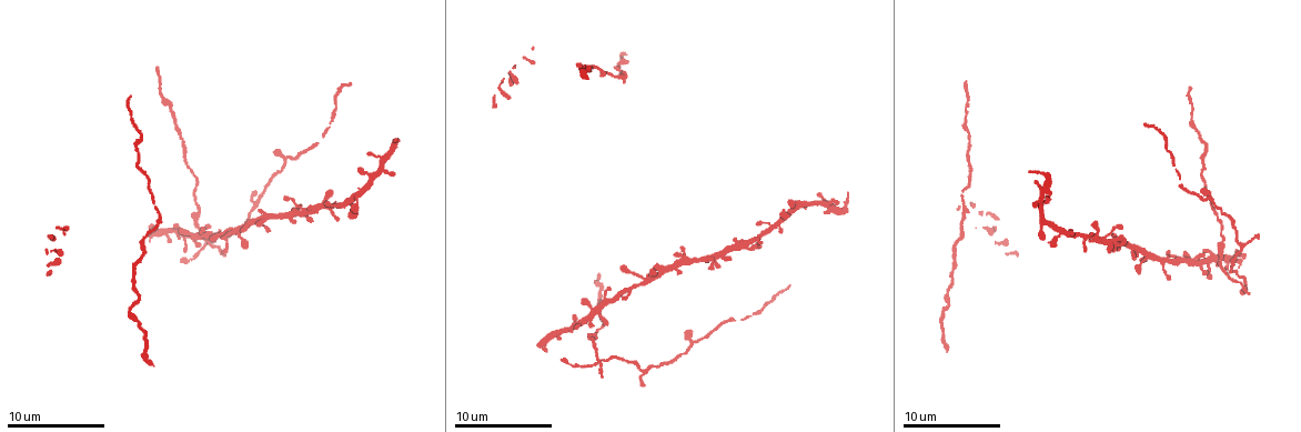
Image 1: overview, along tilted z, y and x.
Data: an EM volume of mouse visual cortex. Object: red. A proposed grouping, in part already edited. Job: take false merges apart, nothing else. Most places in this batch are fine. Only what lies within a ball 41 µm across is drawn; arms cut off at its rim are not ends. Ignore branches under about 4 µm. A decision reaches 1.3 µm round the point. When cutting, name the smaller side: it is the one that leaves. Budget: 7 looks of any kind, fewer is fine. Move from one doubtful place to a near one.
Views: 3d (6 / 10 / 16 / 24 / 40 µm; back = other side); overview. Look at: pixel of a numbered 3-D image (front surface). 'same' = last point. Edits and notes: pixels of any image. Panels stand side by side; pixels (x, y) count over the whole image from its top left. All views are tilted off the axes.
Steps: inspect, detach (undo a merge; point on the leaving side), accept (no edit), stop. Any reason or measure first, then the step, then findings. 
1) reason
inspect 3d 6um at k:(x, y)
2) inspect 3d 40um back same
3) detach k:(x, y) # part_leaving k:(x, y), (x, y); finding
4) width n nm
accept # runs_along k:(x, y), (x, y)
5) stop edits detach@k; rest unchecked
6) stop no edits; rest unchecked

calibre changes
inspect 3d 6um at 1:(970, 135)

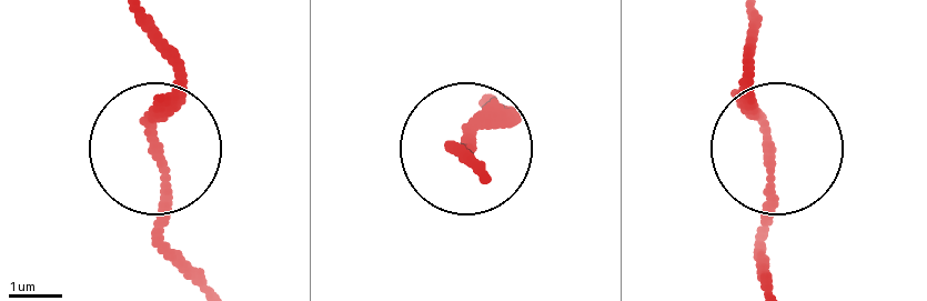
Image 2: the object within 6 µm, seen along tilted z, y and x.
accept # continuous, no second neuron

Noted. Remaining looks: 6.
three arms meet
inspect 3d 10um at 1:(264, 213)

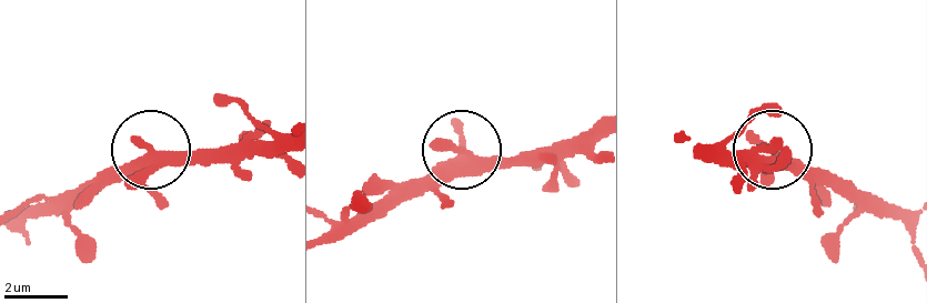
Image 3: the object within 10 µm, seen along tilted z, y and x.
arms 3
accept # runs_along 3:(69, 204), (112, 184), (155, 151), (254, 153); continuous, no second neuron

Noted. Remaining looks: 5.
three-way junction
inspect 3d 6um at 1:(745, 243)

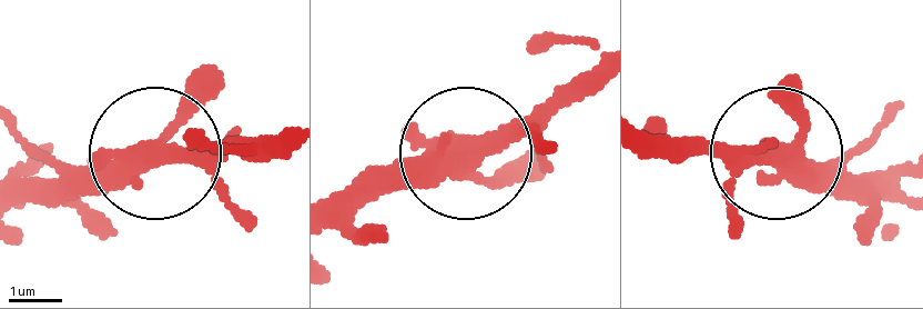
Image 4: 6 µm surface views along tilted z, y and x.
arms 3
accept # one neuron here

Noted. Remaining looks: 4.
four or more arms meet
inspect 3d 10um at 1:(644, 282)

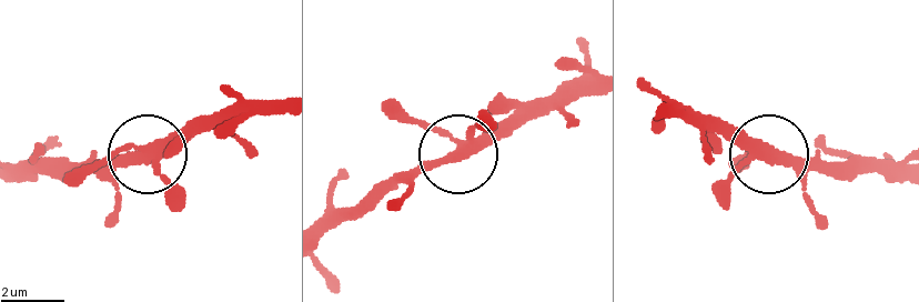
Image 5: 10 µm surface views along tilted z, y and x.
inspect 3d 10um back at 5:(457, 153)

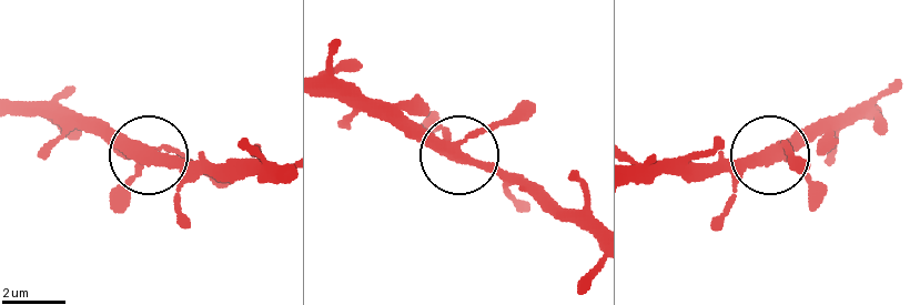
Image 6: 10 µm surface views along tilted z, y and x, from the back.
arms 4
accept # runs_along 6:(769, 158), (728, 161), (703, 178); one neuron here

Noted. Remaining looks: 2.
stop no edits; rest unchecked

